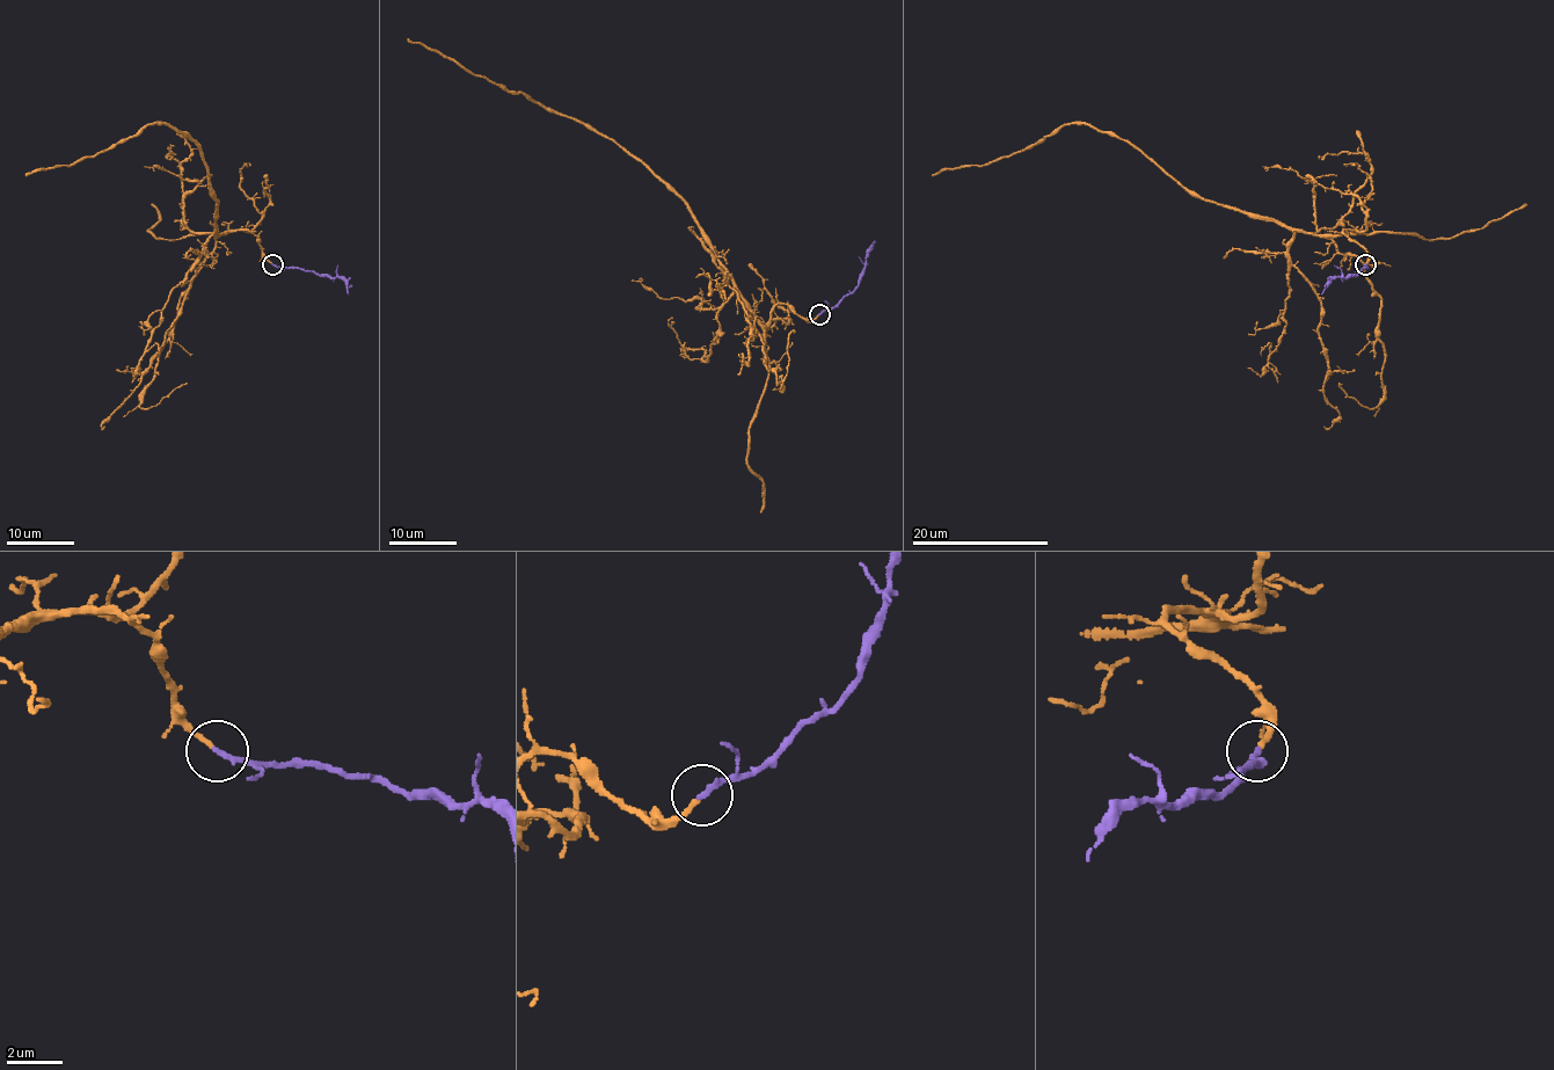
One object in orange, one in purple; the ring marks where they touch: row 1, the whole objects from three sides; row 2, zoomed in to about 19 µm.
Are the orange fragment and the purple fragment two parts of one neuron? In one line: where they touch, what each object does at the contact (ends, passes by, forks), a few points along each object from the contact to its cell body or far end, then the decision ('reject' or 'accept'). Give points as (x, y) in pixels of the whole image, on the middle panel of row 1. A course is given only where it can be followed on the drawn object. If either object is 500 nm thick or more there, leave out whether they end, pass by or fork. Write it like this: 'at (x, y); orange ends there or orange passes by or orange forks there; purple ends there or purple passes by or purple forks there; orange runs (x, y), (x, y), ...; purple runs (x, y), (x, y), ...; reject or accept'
at (819, 314); orange ends there; purple ends there; orange runs (818, 314), (805, 319), (779, 304), (761, 322), (683, 196), (612, 140), (408, 38); purple runs (819, 314), (832, 310), (855, 289), (866, 254), (875, 241); accept

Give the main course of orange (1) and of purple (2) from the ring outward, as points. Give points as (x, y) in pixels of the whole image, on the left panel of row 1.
1: (272, 263), (250, 232), (217, 234), (218, 202), (197, 145), (166, 123), (150, 123), (72, 165), (27, 174)
2: (272, 264), (340, 277), (348, 293)

